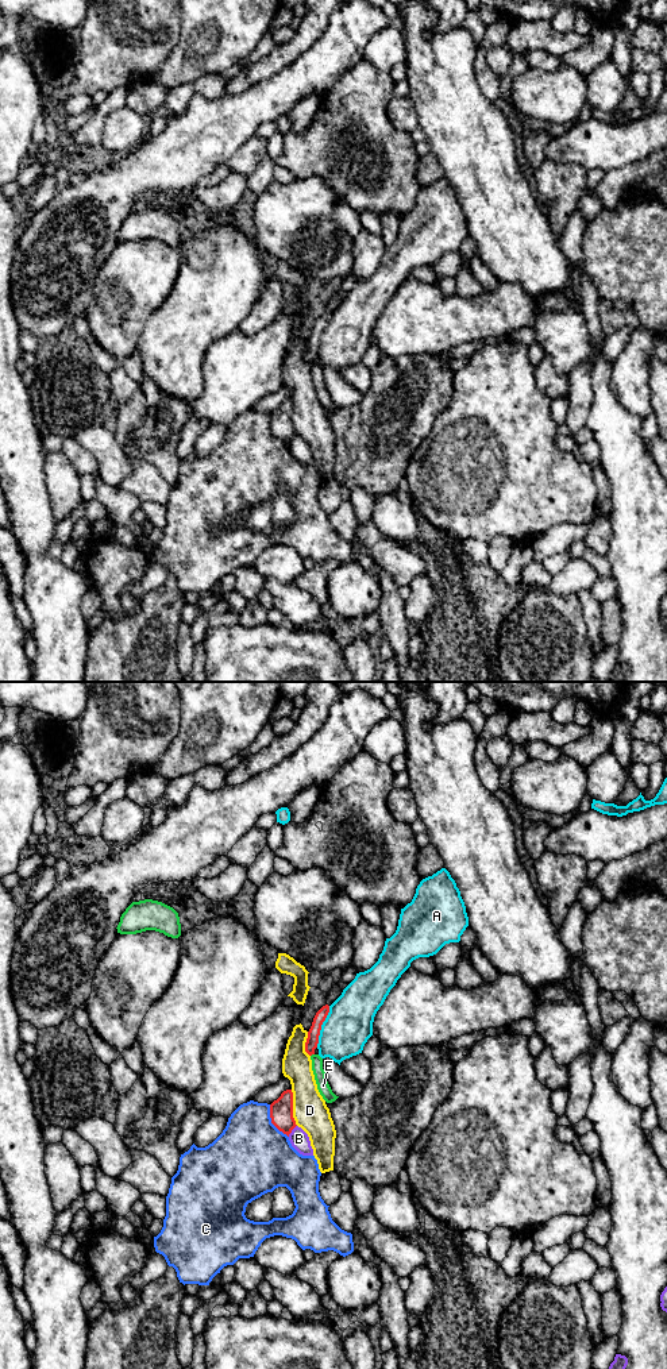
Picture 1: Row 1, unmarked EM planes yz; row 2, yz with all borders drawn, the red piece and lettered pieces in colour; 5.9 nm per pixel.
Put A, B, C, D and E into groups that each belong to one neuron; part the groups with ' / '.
A / B / C / D / E

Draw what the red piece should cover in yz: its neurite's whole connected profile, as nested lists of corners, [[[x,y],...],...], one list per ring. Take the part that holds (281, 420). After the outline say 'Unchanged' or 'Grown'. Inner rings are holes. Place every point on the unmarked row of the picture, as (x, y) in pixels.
[[[286,398],[281,405],[270,413],[271,432],[289,446],[297,435],[293,427],[293,401]]]. Unchanged

